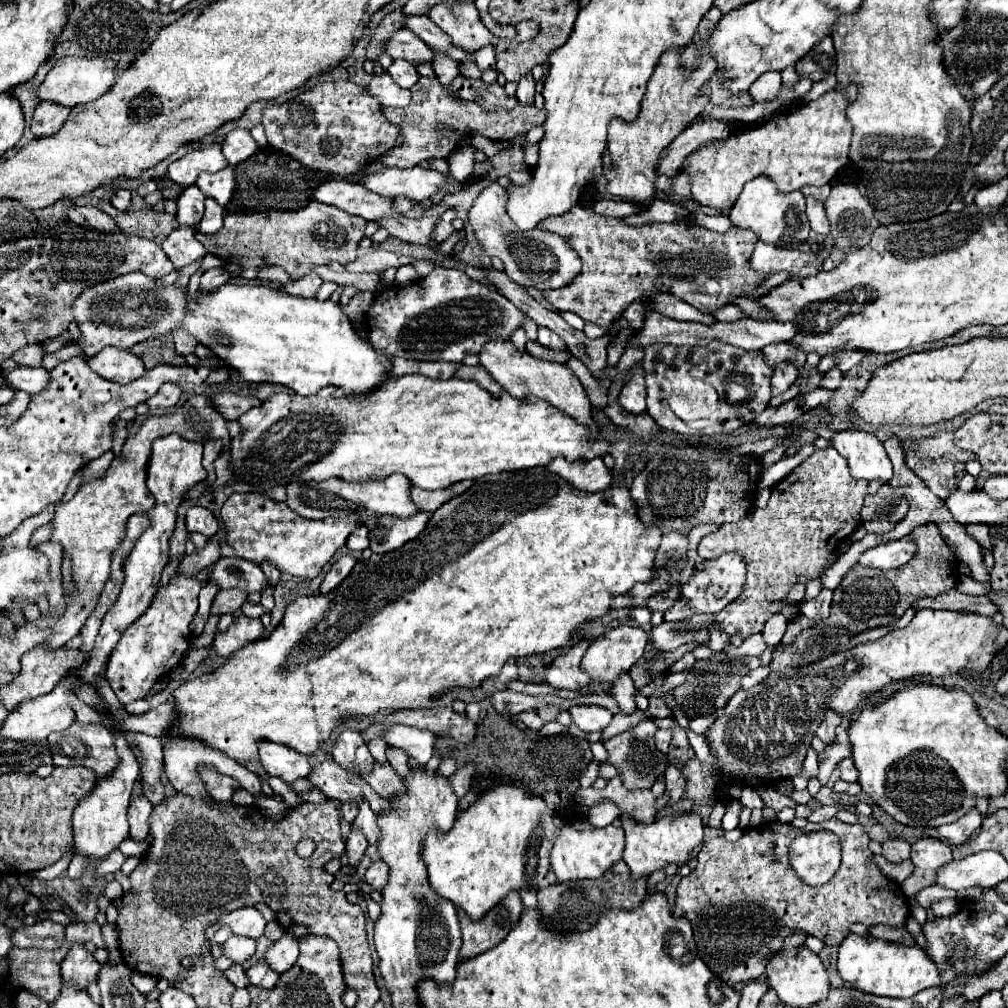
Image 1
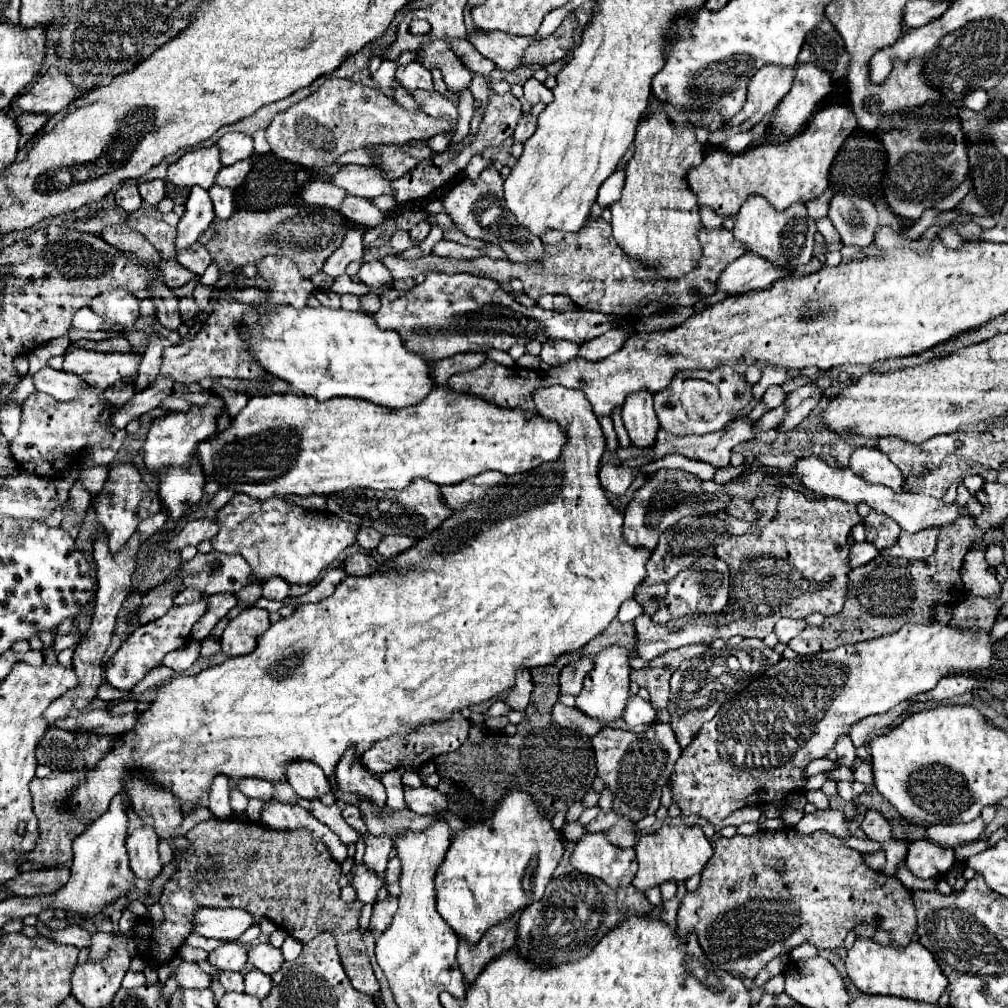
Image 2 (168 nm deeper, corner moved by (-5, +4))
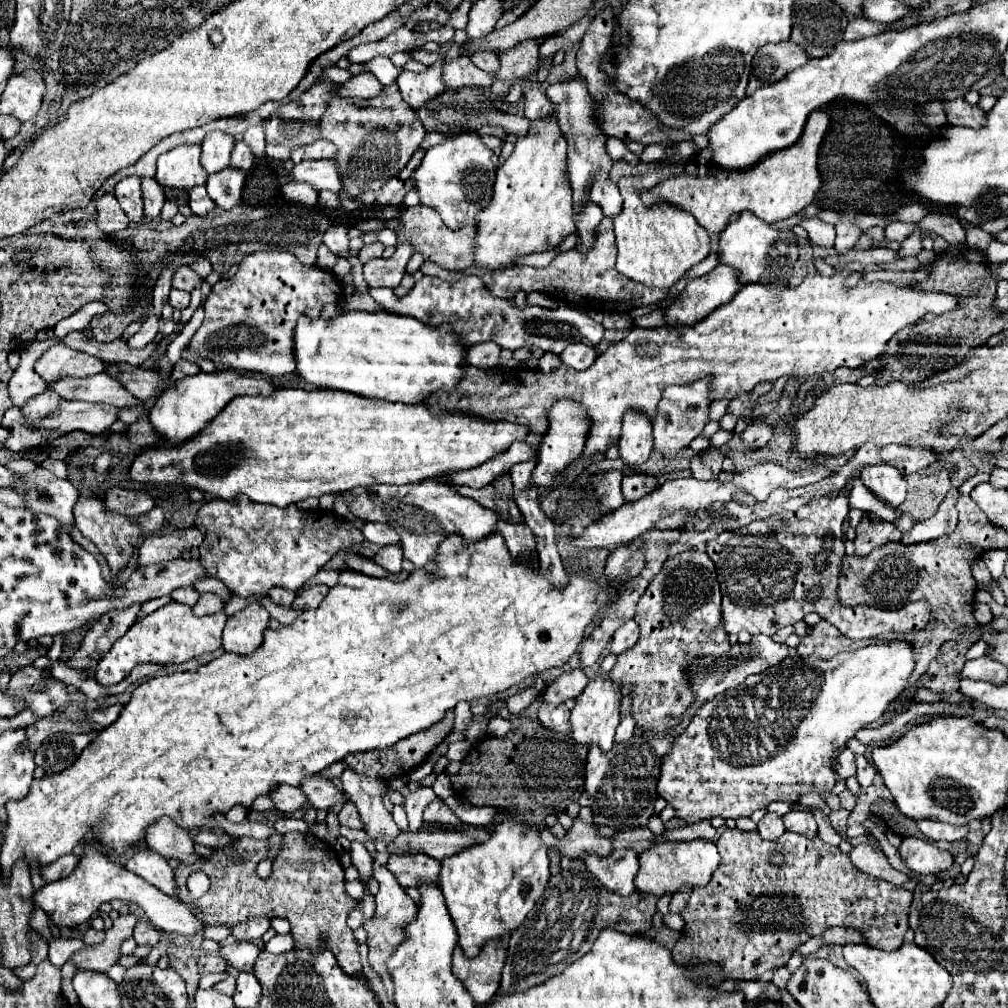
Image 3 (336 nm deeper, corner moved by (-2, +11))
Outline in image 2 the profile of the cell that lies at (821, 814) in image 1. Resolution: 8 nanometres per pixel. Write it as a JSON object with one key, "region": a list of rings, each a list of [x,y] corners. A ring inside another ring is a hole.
{"region":[[[816,810],[812,814],[806,814],[798,824],[796,824],[796,832],[798,834],[812,834],[816,830],[822,832],[830,832],[838,838],[849,838],[851,834],[848,829],[848,824],[842,816],[842,812],[838,810]]]}

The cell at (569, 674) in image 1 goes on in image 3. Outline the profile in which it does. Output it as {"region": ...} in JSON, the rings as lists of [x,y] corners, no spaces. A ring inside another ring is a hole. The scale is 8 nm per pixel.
{"region":[[[571,669],[571,671],[565,671],[561,673],[547,689],[545,689],[545,701],[547,703],[563,703],[567,699],[575,699],[587,685],[589,677],[585,675],[583,669]]]}

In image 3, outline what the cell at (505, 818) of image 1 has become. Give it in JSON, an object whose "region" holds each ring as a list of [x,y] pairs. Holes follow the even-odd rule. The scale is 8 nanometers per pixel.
{"region":[[[511,815],[493,829],[489,841],[445,857],[441,861],[439,885],[465,955],[475,957],[485,941],[517,929],[543,895],[547,881],[549,849],[541,841],[539,829],[523,825]]]}

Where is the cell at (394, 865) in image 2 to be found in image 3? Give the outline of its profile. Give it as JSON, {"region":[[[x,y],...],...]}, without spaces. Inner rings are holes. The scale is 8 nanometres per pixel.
{"region":[[[391,855],[387,869],[395,875],[401,887],[417,887],[419,883],[437,883],[441,861],[429,855]]]}

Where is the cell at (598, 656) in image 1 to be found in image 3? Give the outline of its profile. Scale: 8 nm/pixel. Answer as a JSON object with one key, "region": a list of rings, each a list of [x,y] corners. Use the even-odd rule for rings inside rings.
{"region":[[[599,673],[575,699],[575,707],[571,711],[573,739],[575,743],[599,745],[603,751],[609,751],[613,747],[613,737],[619,721],[621,721],[621,685],[615,685],[615,681],[611,681],[609,675]]]}

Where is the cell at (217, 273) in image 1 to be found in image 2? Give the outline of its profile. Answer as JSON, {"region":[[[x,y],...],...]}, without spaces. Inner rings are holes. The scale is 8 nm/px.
{"region":[[[198,284],[198,286],[194,288],[194,294],[192,294],[192,296],[194,296],[198,308],[200,308],[200,310],[206,310],[208,304],[210,304],[210,300],[212,300],[212,296],[214,296],[214,288],[212,288],[212,286],[202,286],[202,284]]]}

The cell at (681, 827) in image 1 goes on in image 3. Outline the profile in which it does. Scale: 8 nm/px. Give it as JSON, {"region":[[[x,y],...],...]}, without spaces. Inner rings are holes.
{"region":[[[691,839],[691,841],[653,841],[651,847],[639,853],[639,873],[635,877],[635,887],[651,895],[675,893],[681,885],[689,883],[691,887],[707,885],[713,871],[719,865],[719,853],[713,841]]]}

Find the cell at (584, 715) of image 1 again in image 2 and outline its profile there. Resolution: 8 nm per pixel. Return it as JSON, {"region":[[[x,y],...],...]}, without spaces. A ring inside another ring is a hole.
{"region":[[[562,702],[554,704],[552,710],[552,720],[560,726],[560,728],[568,728],[568,730],[578,730],[586,736],[594,736],[602,730],[600,724],[594,724],[588,716],[582,716],[582,712],[578,712],[578,708],[568,708]]]}

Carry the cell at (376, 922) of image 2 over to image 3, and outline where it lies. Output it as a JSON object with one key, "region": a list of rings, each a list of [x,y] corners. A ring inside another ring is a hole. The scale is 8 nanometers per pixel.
{"region":[[[373,861],[373,875],[371,877],[379,881],[379,893],[375,895],[375,903],[377,903],[375,917],[369,917],[367,921],[363,921],[363,929],[367,931],[367,945],[369,945],[369,963],[381,975],[383,985],[385,985],[387,995],[389,995],[389,1001],[393,1001],[393,983],[391,983],[391,977],[389,977],[389,973],[385,969],[385,961],[395,951],[395,947],[403,941],[401,925],[405,925],[407,921],[413,921],[415,919],[417,905],[403,891],[403,887],[397,883],[397,879],[393,877],[393,873],[385,865],[379,865],[379,863]]]}

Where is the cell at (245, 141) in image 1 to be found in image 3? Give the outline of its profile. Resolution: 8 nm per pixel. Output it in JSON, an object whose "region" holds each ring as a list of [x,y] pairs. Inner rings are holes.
{"region":[[[211,131],[207,133],[205,141],[203,141],[203,167],[209,175],[229,167],[229,157],[231,157],[231,149],[235,147],[235,139],[227,133],[221,131]]]}

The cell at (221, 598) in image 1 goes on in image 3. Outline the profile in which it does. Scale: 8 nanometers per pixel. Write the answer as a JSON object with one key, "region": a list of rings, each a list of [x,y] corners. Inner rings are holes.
{"region":[[[205,593],[201,595],[201,599],[197,601],[197,605],[193,607],[193,613],[197,617],[203,617],[203,615],[213,615],[213,613],[219,613],[223,611],[223,601],[219,595],[215,593]]]}

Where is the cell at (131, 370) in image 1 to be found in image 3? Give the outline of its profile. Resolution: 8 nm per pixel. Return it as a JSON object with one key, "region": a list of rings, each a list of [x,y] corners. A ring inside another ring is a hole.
{"region":[[[57,343],[49,347],[41,359],[35,363],[35,371],[47,381],[57,381],[59,377],[73,375],[73,377],[91,377],[97,373],[103,373],[107,367],[105,361],[87,355],[83,351],[71,349],[65,343]]]}

